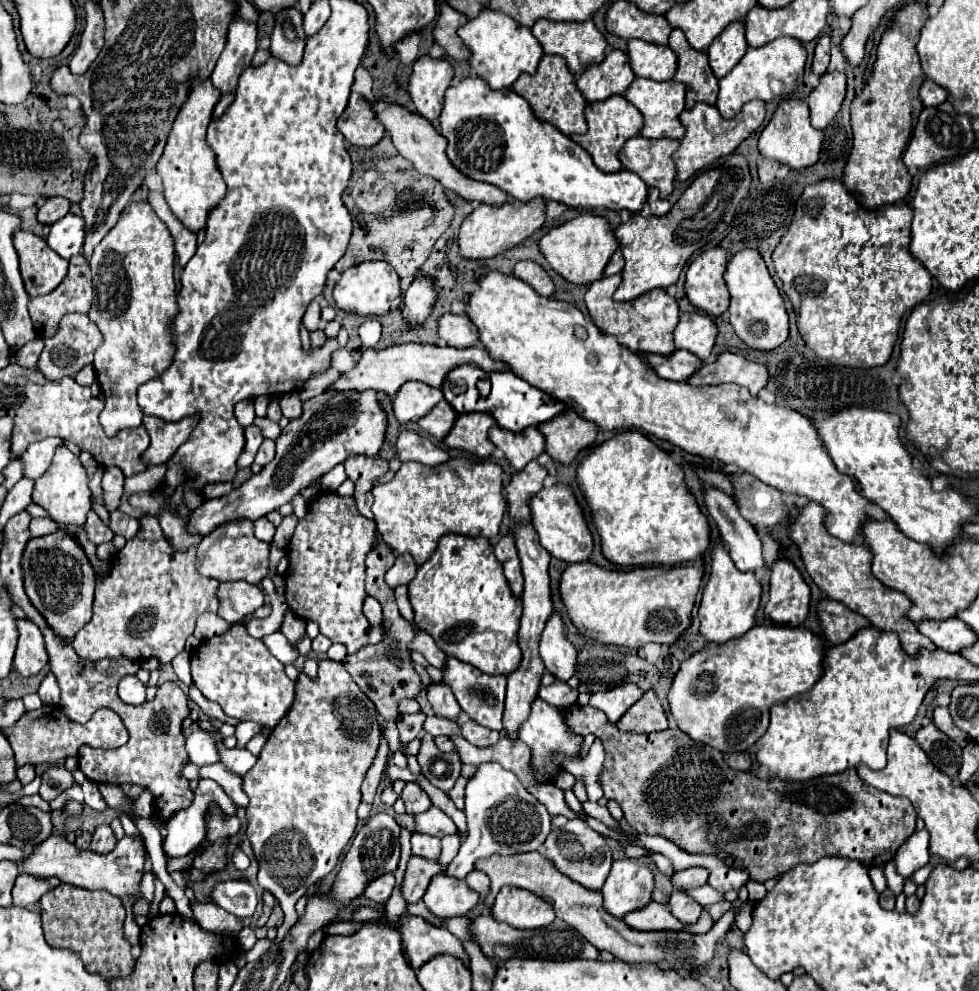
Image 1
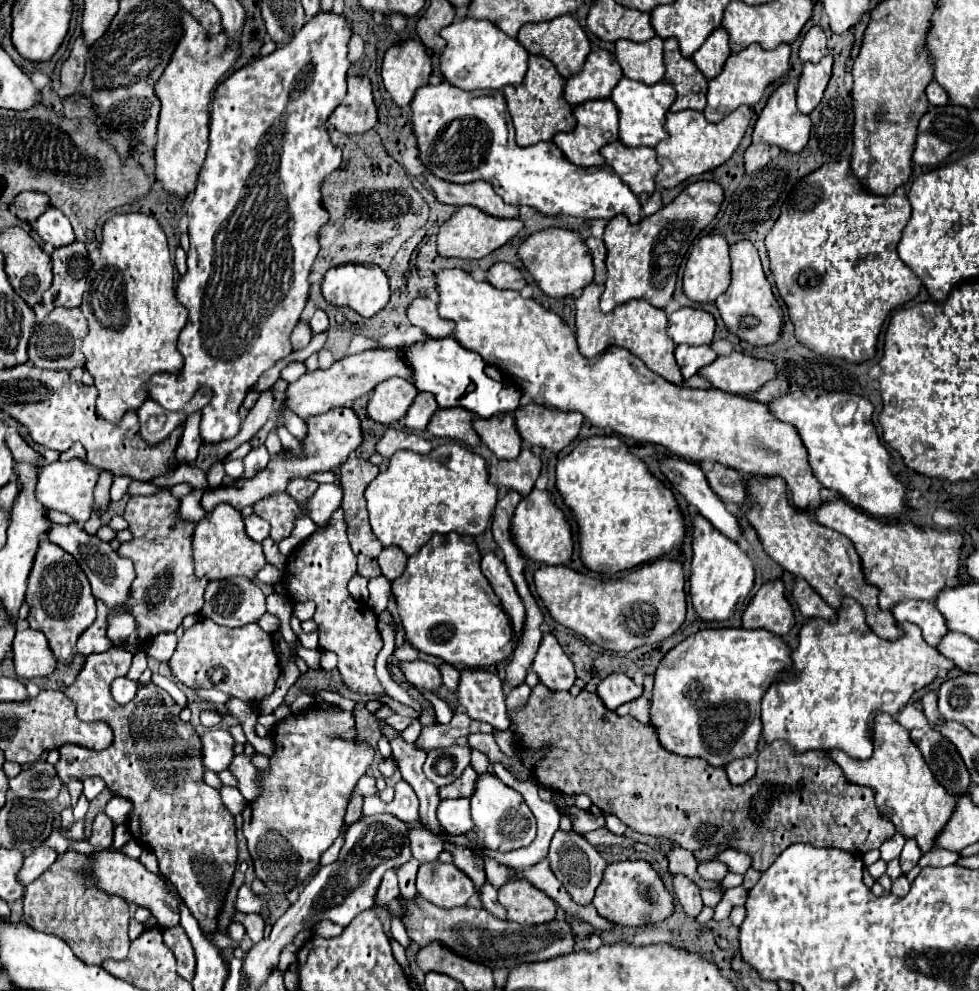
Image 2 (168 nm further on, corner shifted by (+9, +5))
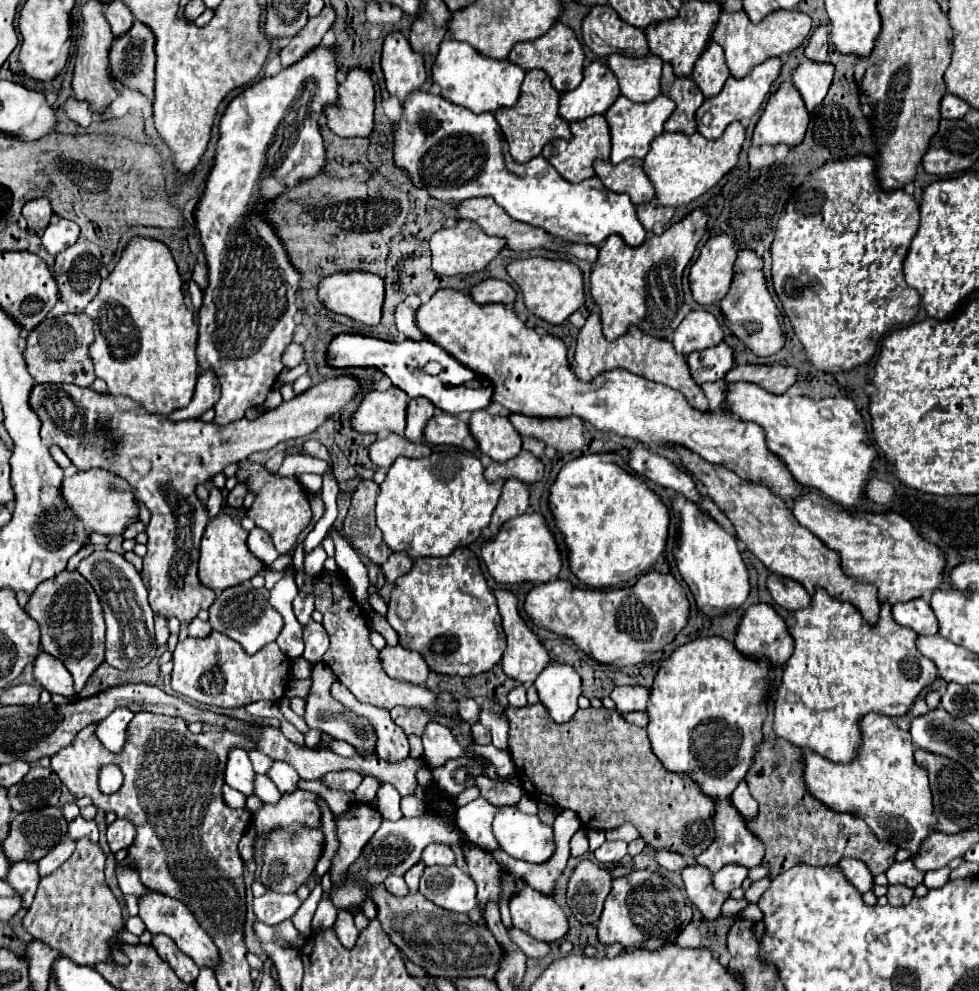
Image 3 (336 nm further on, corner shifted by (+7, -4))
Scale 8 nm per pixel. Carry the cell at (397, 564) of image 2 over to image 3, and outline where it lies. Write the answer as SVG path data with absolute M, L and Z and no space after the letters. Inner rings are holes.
M392 553L380 569L382 569L388 583L396 583L398 577L406 575L412 569L412 563L414 561L410 557L406 557L406 553Z

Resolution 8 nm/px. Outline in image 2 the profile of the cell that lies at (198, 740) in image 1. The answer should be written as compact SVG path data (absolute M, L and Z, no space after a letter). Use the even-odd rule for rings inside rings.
M210 728L204 734L200 734L200 740L202 740L204 766L214 772L228 770L228 764L232 764L236 744L232 734L222 728Z

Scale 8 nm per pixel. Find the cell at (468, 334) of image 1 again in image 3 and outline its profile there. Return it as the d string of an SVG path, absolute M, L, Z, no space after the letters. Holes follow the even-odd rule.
M410 295L396 307L396 327L400 333L404 333L408 339L422 341L424 333L416 325L416 311L420 309L420 297Z

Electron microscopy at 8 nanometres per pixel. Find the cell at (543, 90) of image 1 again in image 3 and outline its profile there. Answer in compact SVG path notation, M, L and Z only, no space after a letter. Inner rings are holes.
M538 69L528 71L526 79L522 83L522 93L520 93L518 105L502 107L494 113L496 121L502 127L506 141L510 145L510 155L514 157L514 161L518 161L518 163L530 161L532 157L542 153L546 143L550 143L554 139L564 139L564 141L572 139L570 125L566 119L560 117L558 107L560 107L560 93L552 87L550 77Z

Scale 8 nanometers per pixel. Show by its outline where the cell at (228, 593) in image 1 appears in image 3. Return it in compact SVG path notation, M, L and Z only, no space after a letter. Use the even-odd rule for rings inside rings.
M242 583L242 585L236 585L236 587L224 589L214 599L214 603L208 609L208 613L210 613L208 621L210 621L212 629L228 635L234 641L238 641L246 649L246 653L256 653L262 645L272 643L274 637L278 637L278 633L282 629L282 617L280 617L280 613L250 583Z

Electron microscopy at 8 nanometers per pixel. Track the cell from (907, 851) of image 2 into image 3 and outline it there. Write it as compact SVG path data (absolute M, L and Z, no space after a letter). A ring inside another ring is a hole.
M906 859L902 863L894 863L890 865L890 869L885 872L890 885L894 883L900 883L900 885L906 885L906 887L916 887L922 883L924 879L924 873L920 869L916 869L916 865L912 863L912 859Z

